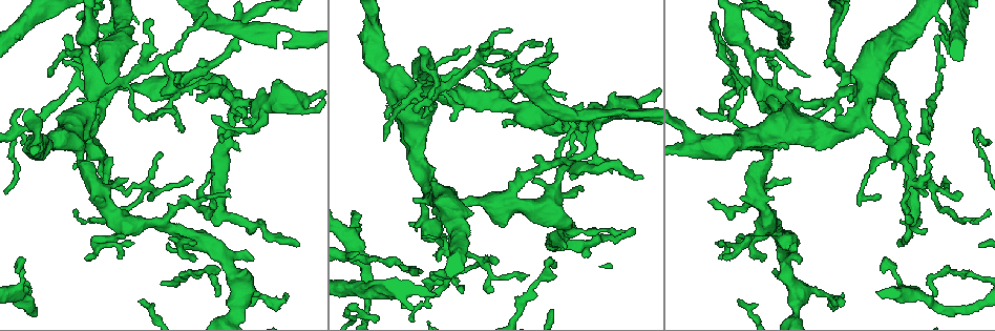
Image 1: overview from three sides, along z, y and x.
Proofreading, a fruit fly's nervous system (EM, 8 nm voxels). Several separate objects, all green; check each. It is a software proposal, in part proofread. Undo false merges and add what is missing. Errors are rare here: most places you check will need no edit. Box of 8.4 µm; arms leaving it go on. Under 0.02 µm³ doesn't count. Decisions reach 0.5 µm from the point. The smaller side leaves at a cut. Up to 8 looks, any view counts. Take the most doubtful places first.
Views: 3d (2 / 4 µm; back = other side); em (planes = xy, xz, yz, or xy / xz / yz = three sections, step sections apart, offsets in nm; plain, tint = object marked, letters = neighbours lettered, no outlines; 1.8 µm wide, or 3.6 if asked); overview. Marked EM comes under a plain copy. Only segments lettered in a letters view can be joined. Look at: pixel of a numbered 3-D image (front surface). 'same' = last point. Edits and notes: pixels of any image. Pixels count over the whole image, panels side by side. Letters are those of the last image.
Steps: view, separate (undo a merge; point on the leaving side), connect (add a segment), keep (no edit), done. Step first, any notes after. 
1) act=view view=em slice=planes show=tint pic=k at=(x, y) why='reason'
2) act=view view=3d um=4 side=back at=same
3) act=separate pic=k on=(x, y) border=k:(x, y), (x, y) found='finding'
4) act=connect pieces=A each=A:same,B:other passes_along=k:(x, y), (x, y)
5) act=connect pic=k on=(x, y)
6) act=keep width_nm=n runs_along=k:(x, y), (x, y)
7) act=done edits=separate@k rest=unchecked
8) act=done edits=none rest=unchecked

act=view view=3d um=2 pic=1 at=(403, 268) why='end of a long branch'

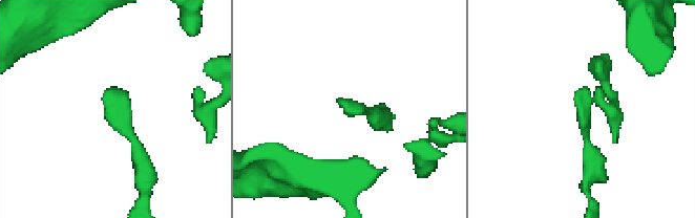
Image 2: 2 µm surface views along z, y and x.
act=view view=em slice=planes show=letters pic=2 at=(344, 109)

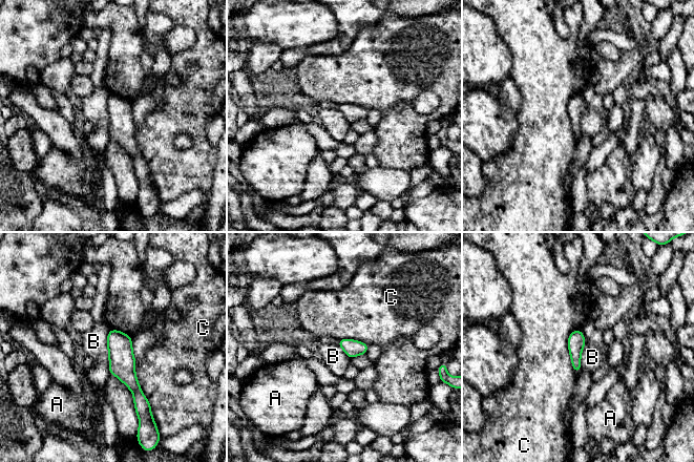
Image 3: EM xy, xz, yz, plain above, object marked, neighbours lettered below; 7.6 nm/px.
act=keep width_nm=130 each=A:other,B:other,C:other runs_along=3:(112, 332), (142, 403) found='no lettered segment goes on from it'

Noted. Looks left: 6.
act=view view=3d um=4 pic=1 at=(612, 115) why='free end'

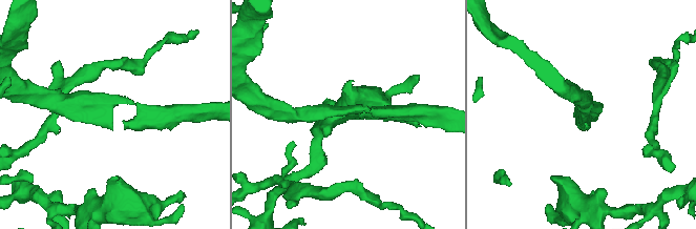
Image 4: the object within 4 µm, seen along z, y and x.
act=view view=em slice=planes show=letters pic=4 at=(585, 129)

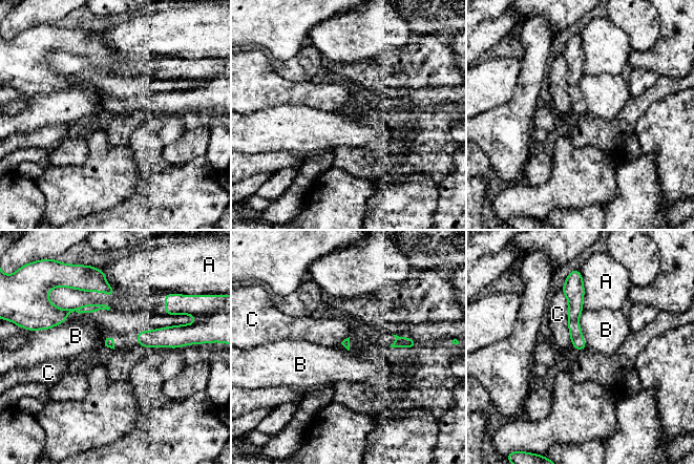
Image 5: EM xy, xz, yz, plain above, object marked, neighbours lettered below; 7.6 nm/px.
act=keep each=A:other,B:other,C:other runs_along=5:(579, 284), (574, 330), (583, 346) found='no lettered segment goes on from it'

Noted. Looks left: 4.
act=view view=em slice=planes show=letters pic=1 at=(21, 108) why='an open end'

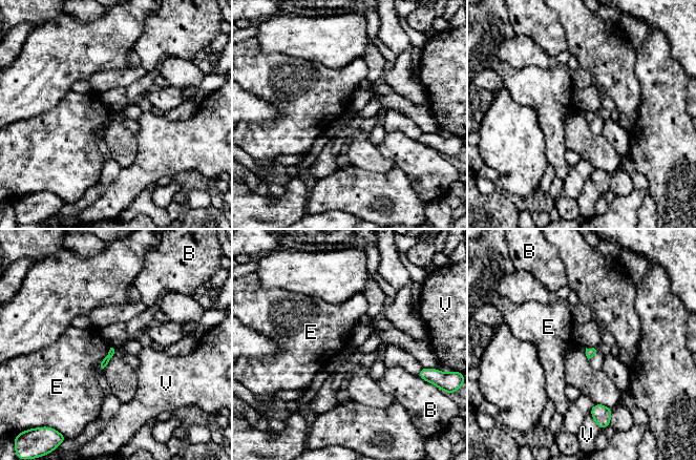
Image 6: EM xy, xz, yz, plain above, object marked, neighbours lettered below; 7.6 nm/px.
act=keep each=B:other,E:other,V:other border=6:(110, 348), (99, 364), (101, 372) found='no lettered segment goes on from it'

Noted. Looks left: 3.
act=done edits=none rest=unchecked

